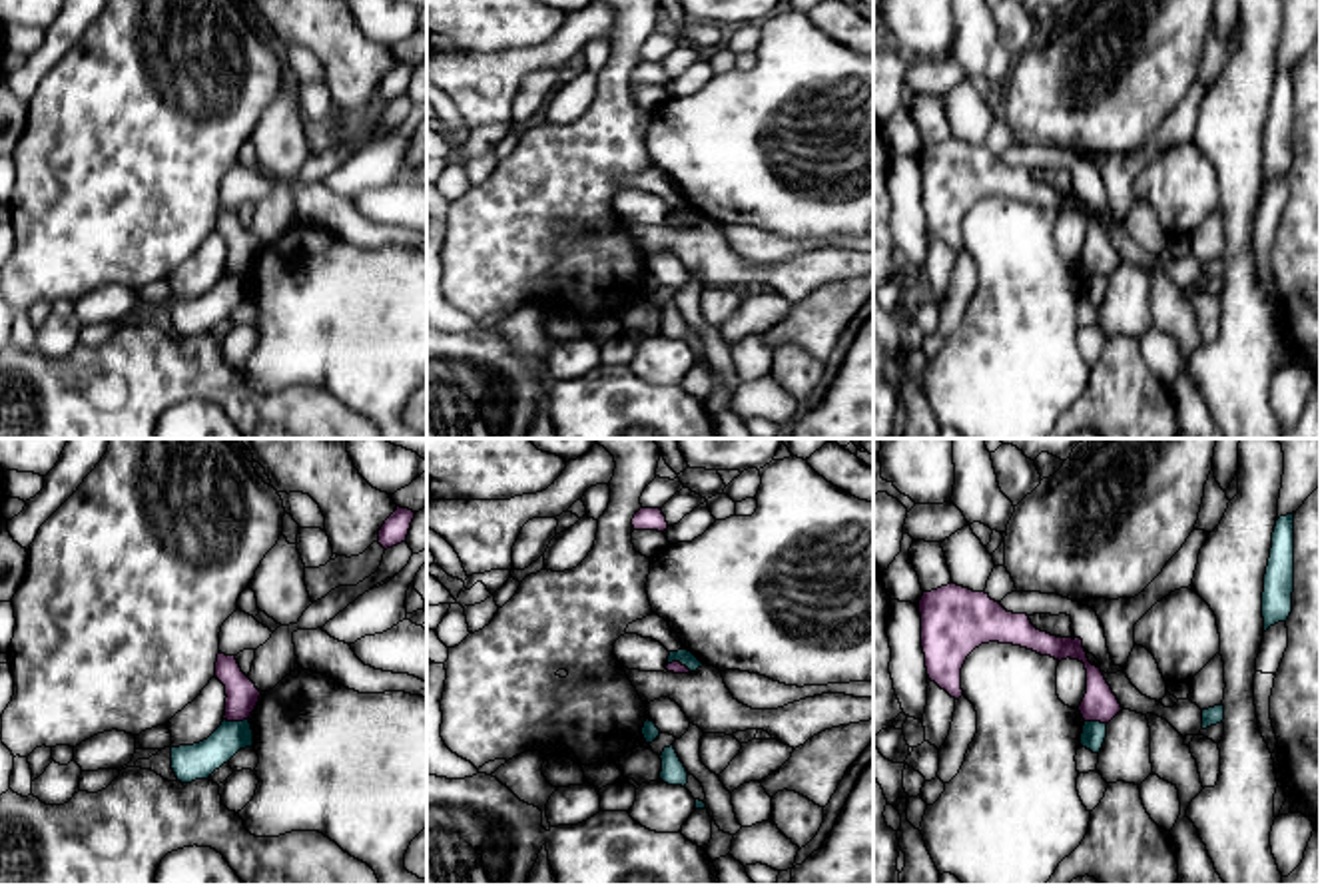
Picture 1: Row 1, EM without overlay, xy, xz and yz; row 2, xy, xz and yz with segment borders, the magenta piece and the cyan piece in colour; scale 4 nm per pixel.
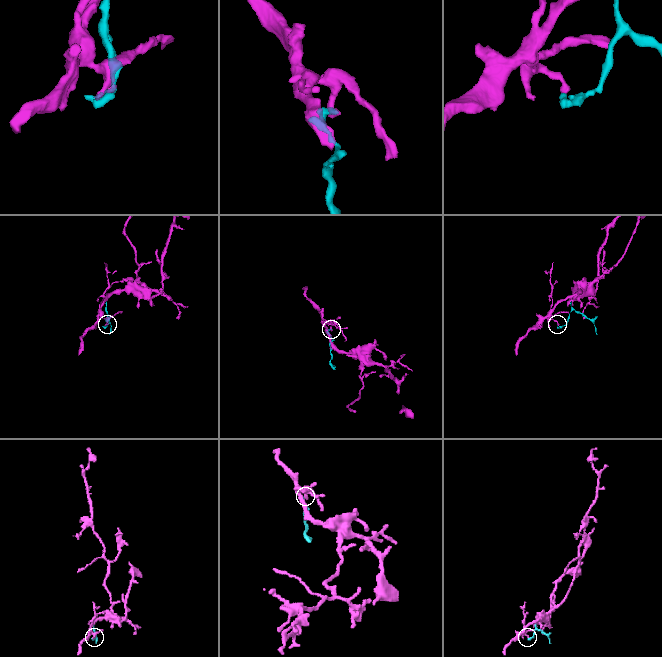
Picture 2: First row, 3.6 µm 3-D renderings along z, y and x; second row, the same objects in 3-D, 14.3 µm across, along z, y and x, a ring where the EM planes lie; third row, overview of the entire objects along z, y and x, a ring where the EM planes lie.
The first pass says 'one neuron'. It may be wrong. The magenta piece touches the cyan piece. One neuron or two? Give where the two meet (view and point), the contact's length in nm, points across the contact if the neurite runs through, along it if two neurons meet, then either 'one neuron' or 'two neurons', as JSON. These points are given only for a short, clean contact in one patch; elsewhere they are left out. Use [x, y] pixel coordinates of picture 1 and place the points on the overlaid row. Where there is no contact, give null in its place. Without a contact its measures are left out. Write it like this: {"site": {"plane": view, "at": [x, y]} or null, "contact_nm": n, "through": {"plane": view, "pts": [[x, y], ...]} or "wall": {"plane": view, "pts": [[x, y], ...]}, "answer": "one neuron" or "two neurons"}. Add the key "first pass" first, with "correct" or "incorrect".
{"first pass": "incorrect", "site": {"plane": "xy", "at": [236, 720]}, "contact_nm": 100, "wall": {"plane": "xy", "pts": [[224, 718], [248, 720]]}, "answer": "two neurons"}

